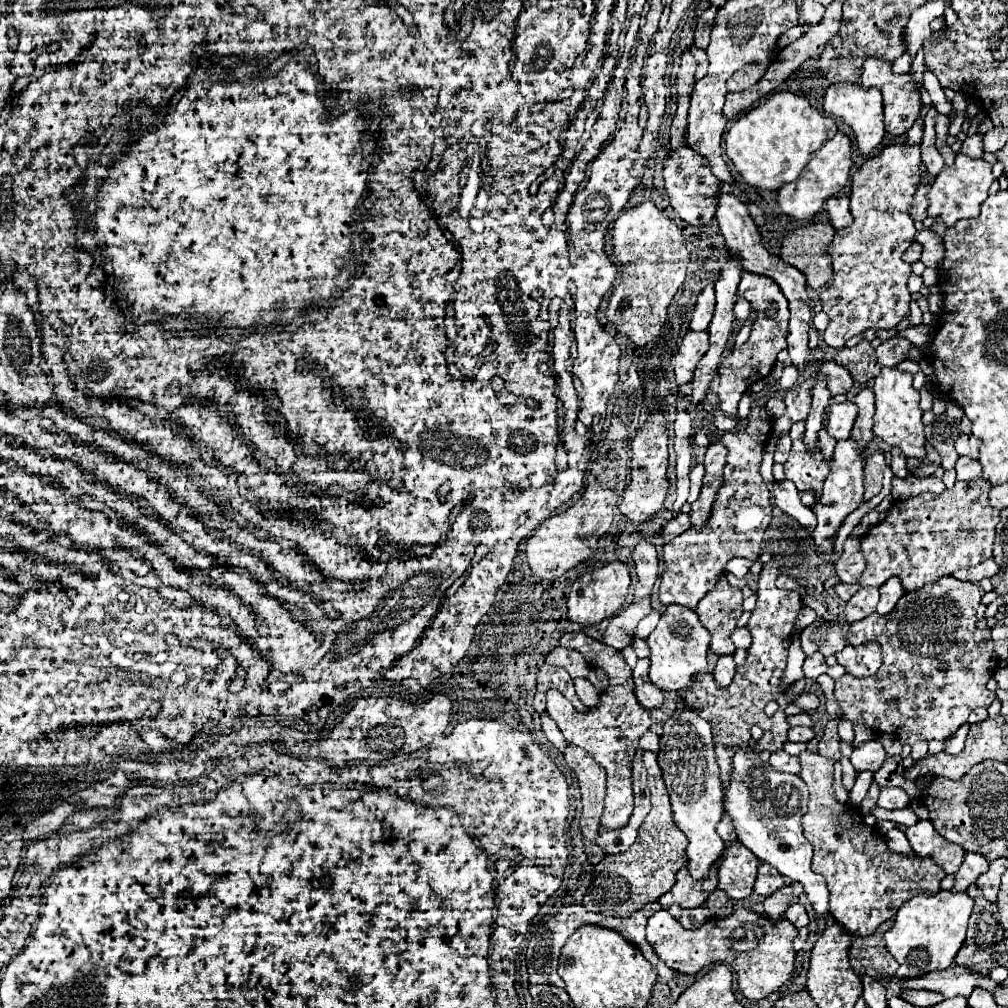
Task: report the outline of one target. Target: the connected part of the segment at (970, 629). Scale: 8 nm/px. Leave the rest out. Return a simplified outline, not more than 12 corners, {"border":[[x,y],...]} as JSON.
{"border":[[940,577],[850,625],[884,663],[842,675],[852,723],[902,743],[946,739],[998,657],[984,591]]}

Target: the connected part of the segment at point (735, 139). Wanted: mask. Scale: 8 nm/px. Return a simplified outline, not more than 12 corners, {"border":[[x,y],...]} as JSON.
{"border":[[774,93],[726,135],[742,179],[778,191],[836,123]]}

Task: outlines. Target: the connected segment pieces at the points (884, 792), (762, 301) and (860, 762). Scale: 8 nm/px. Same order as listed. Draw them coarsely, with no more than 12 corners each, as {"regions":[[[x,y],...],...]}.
{"regions":[[[882,787],[878,807],[904,809],[908,799],[900,787]],[[742,273],[738,295],[758,319],[748,343],[720,365],[720,409],[740,397],[786,349],[788,301],[762,275]],[[878,741],[854,747],[854,769],[878,771],[886,751]]]}

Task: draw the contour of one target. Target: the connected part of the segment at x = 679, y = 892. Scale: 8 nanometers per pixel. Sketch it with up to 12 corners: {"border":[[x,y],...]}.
{"border":[[718,867],[708,879],[678,871],[676,885],[662,895],[662,905],[700,907],[716,889]]}

